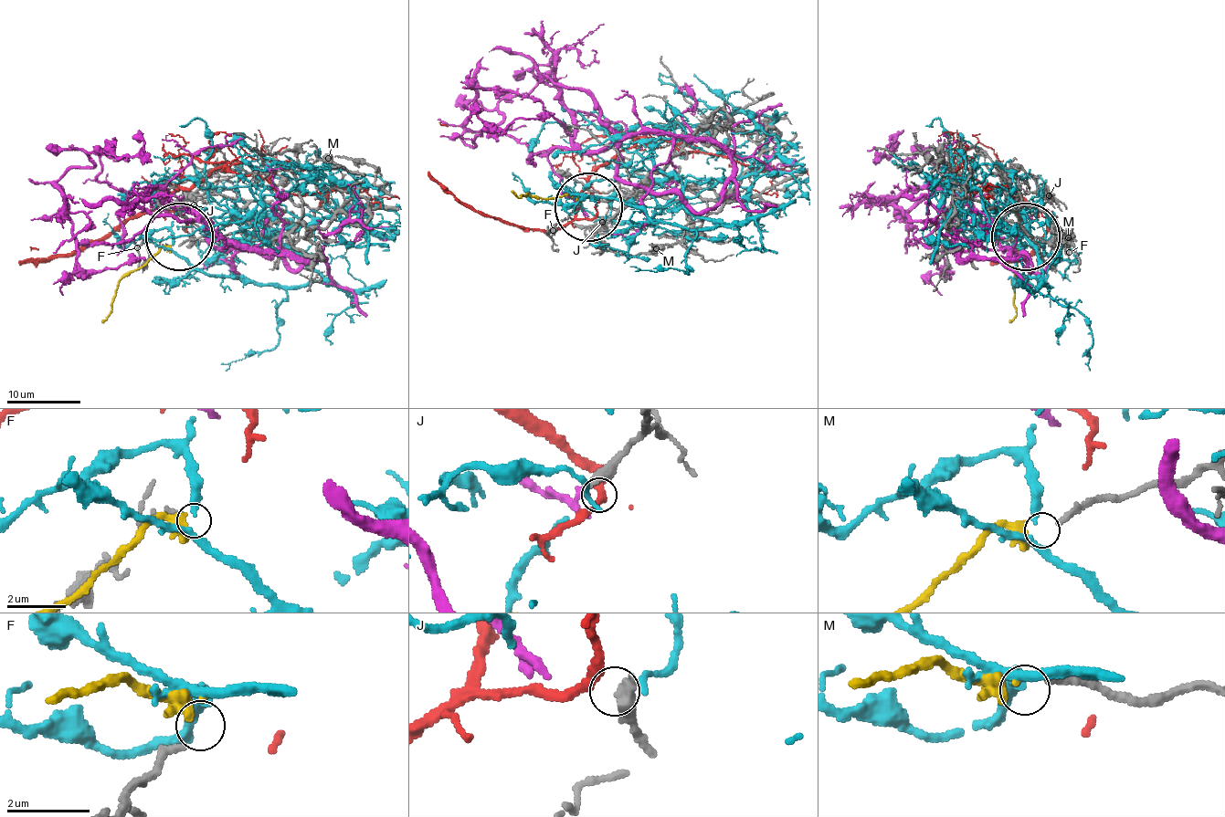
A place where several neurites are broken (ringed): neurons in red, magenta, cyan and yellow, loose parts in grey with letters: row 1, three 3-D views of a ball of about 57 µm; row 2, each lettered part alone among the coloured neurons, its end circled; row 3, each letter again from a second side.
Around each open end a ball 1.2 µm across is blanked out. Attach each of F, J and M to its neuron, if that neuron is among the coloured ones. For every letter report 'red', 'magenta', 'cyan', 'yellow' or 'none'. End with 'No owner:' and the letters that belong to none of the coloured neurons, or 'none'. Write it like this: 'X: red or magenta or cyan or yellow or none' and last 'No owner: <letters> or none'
F: none
J: none
M: yellow
No owner: F, J

